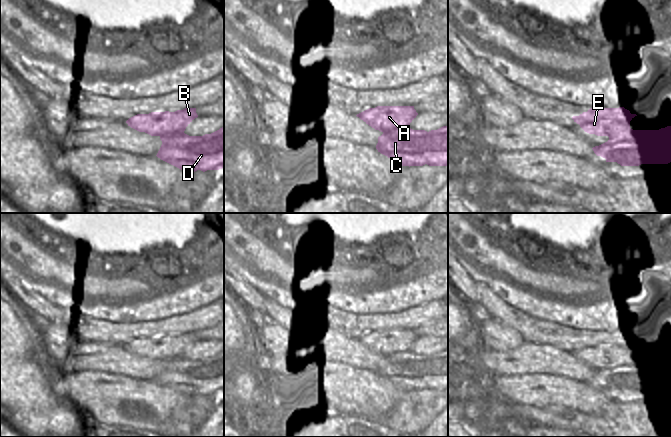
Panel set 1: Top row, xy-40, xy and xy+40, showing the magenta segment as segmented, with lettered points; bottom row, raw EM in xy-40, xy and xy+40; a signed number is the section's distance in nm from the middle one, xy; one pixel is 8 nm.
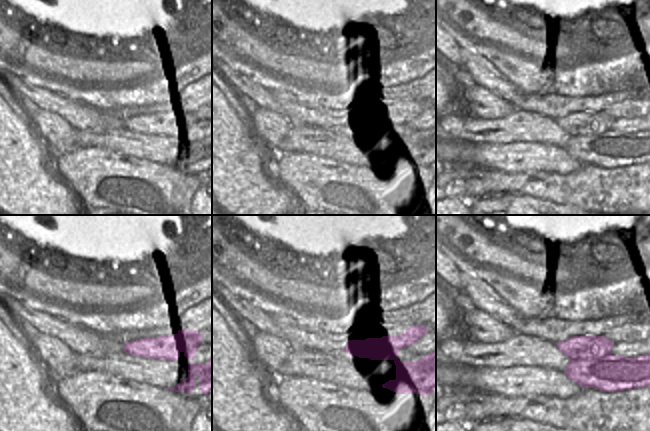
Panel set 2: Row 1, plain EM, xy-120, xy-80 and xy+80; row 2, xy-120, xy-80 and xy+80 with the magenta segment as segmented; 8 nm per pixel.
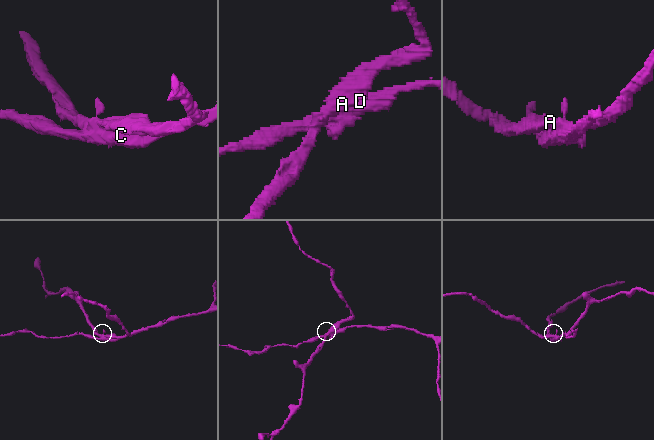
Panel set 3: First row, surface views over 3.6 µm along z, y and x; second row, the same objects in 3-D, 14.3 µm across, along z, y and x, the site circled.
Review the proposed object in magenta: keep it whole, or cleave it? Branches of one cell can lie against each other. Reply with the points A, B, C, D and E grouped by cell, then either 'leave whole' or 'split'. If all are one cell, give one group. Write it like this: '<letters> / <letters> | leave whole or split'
A B E / C D | split

